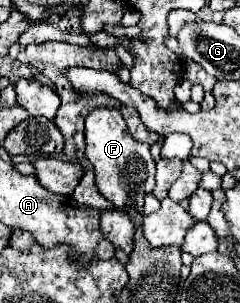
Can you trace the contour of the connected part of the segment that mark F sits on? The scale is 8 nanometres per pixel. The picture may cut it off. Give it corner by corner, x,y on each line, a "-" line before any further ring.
96,108
86,118
86,158
94,166
96,186
114,208
134,206
142,212
144,194
154,190
154,160
150,146
138,142
128,132
120,108

